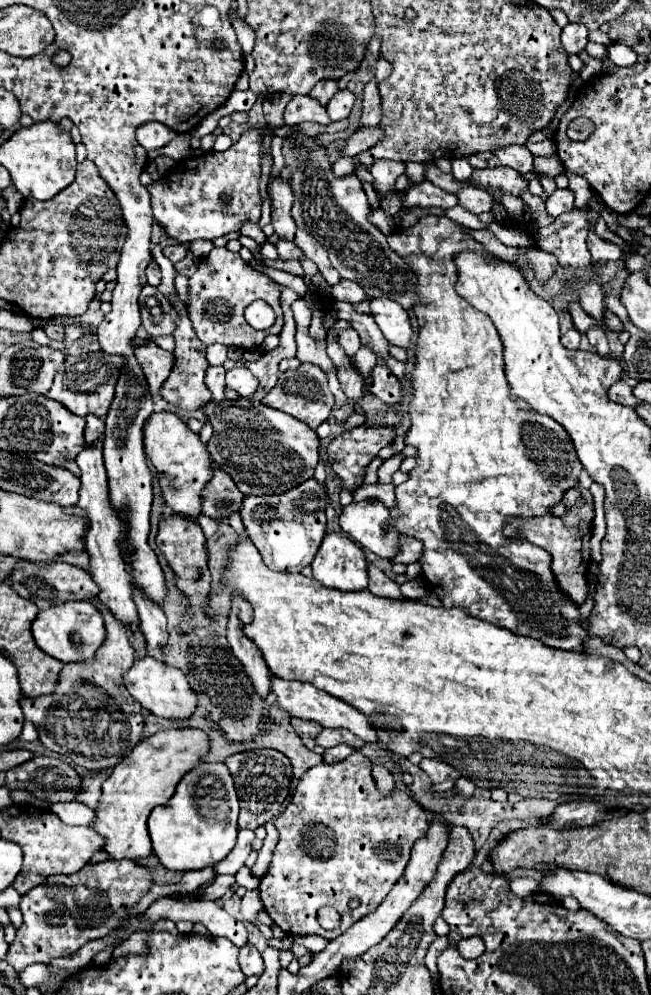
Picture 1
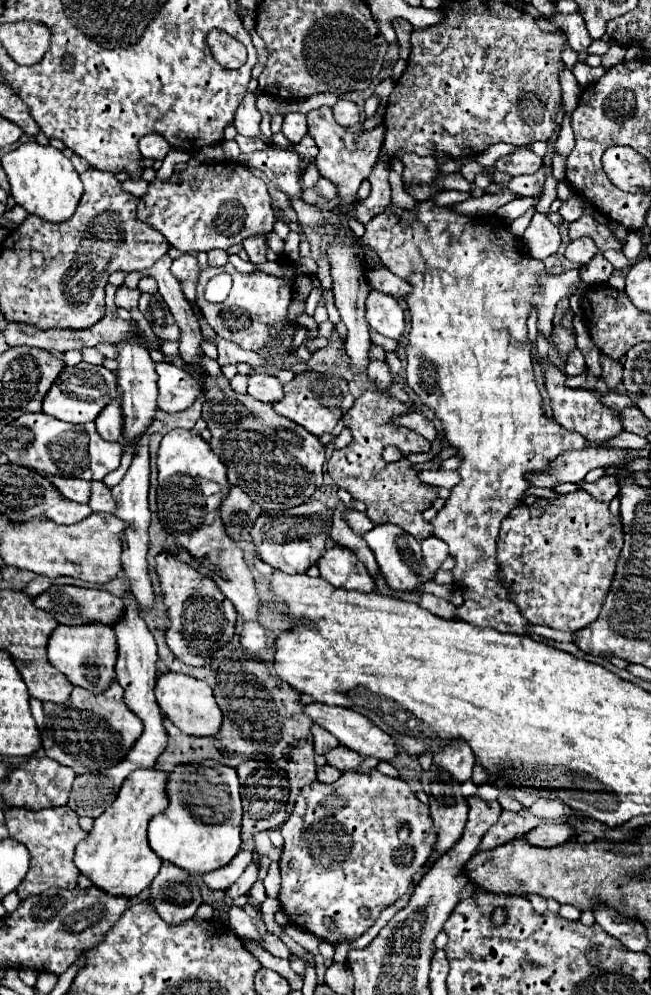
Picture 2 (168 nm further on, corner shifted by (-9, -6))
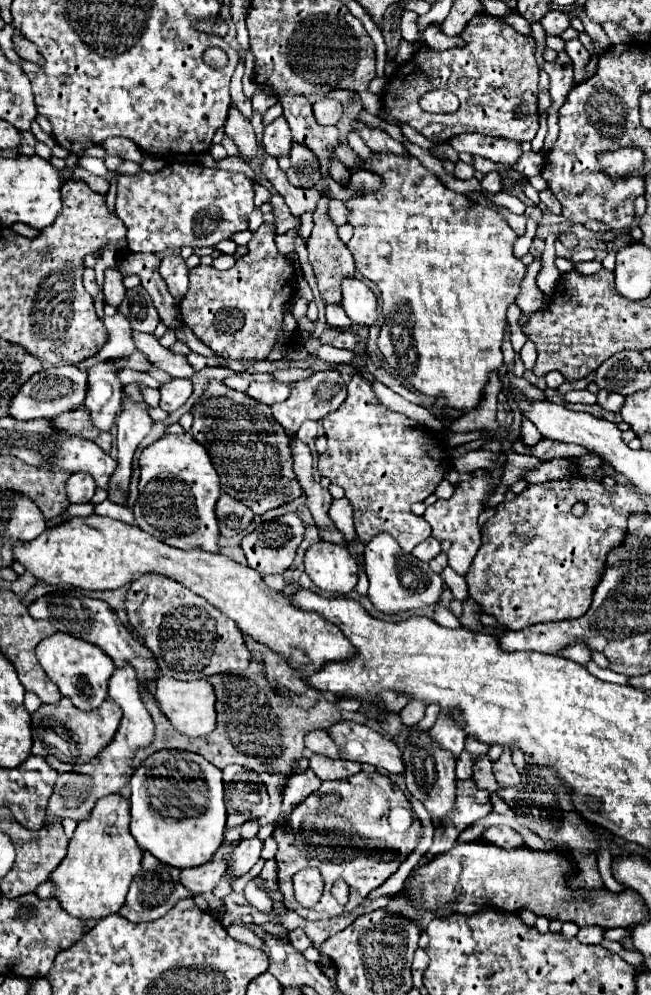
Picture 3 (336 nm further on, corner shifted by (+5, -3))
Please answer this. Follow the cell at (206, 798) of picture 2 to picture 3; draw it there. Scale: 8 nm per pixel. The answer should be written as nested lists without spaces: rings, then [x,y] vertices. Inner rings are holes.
[[[160,750],[148,756],[132,774],[130,780],[132,798],[132,822],[130,832],[136,838],[138,846],[154,854],[160,862],[176,868],[192,868],[208,862],[212,854],[220,848],[226,826],[226,806],[224,806],[224,782],[222,772],[212,766],[206,758],[186,750]]]

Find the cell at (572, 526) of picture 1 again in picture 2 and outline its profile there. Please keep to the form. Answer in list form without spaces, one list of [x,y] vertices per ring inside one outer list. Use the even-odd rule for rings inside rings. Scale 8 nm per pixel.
[[[584,489],[562,495],[558,501],[540,499],[532,507],[520,505],[502,521],[498,537],[498,565],[510,589],[512,601],[534,625],[548,625],[558,631],[578,631],[598,619],[600,607],[610,589],[616,559],[622,549],[622,523]]]

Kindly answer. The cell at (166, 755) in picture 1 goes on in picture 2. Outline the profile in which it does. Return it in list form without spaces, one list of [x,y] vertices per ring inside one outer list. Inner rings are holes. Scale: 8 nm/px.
[[[158,767],[136,769],[130,773],[122,783],[116,801],[100,817],[94,819],[92,831],[76,847],[74,863],[80,873],[88,875],[96,887],[108,891],[110,895],[136,897],[142,889],[150,887],[152,879],[160,871],[162,859],[152,853],[146,831],[152,815],[162,813],[168,807],[166,773],[168,771],[160,771]]]

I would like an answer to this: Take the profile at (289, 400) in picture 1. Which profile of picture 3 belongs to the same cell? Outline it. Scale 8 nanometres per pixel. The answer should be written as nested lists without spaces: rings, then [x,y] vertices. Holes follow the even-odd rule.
[[[316,372],[306,380],[294,382],[292,394],[288,400],[274,404],[274,418],[324,418],[328,412],[334,412],[346,400],[346,382],[340,372]]]

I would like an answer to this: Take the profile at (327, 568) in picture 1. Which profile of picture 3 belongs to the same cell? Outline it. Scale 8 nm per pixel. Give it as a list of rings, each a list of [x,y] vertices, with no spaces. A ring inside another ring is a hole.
[[[324,540],[306,550],[304,572],[326,592],[346,594],[358,584],[358,564],[348,548]]]

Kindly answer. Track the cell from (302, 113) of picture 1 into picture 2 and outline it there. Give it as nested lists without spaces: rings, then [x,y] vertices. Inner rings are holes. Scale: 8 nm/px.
[[[288,113],[284,115],[284,125],[282,125],[282,133],[292,141],[298,143],[308,131],[308,123],[306,123],[306,115],[304,113]]]

